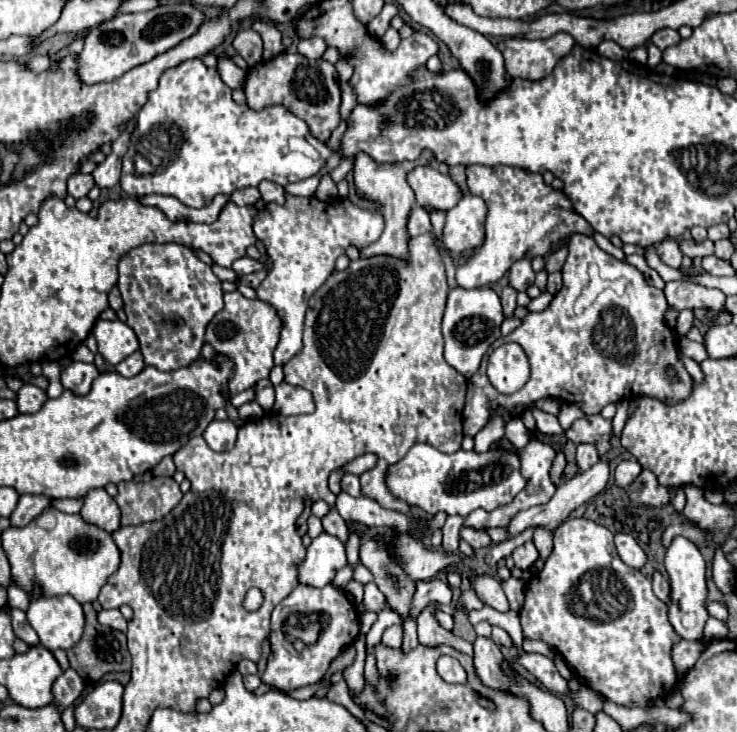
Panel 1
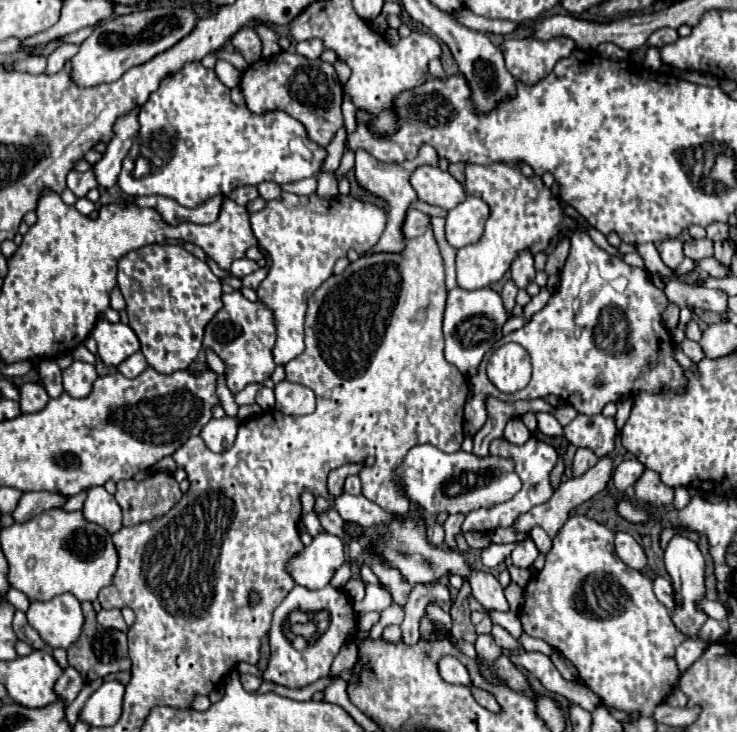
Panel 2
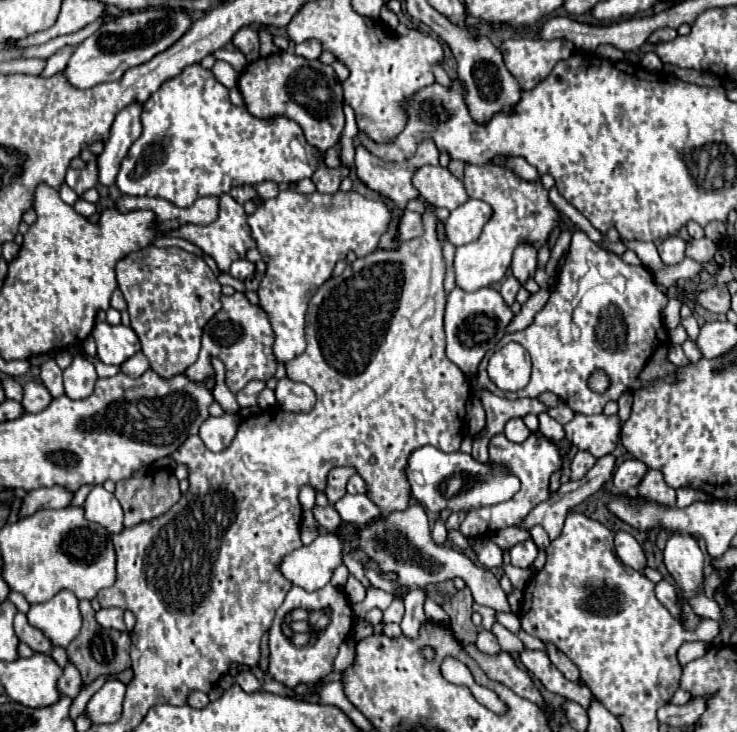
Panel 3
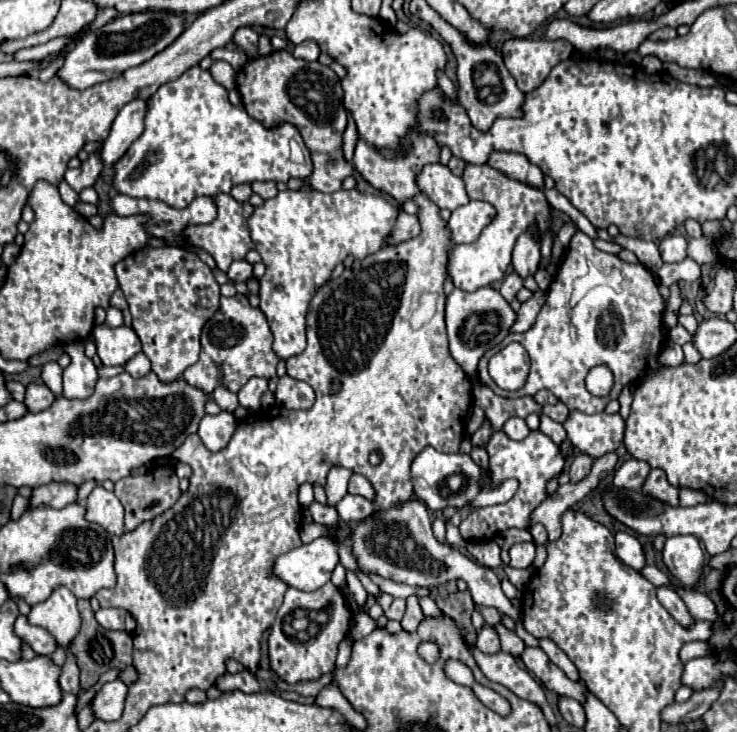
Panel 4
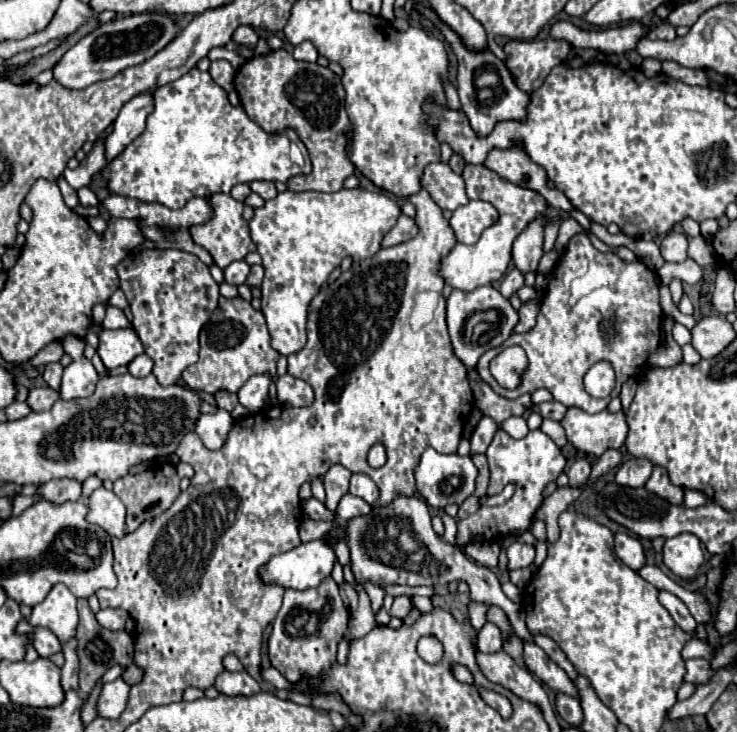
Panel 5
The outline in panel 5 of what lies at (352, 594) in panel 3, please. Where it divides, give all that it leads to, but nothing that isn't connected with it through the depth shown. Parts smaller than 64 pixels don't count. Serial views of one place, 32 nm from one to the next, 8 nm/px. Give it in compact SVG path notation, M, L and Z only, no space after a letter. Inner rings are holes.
M344 566L344 578L346 578L348 584L352 584L352 588L358 594L358 608L352 612L352 618L350 618L350 624L348 624L344 638L356 640L356 638L366 636L372 628L376 628L376 620L374 620L374 614L370 610L370 598L366 594L366 590L362 588L362 584L354 578L350 566Z

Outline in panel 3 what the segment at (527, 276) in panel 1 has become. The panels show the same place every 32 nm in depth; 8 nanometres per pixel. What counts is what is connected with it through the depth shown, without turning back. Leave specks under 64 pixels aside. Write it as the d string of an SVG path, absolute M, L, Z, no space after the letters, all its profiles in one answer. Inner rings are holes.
M530 244L518 246L512 258L512 276L520 282L520 286L524 286L528 278L534 278L534 272L536 272L536 250Z

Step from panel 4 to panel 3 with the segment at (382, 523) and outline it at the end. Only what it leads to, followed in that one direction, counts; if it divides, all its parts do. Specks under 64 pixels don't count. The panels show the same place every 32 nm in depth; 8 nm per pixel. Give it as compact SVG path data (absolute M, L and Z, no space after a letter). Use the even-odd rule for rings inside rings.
M412 504L404 512L390 512L384 520L378 520L378 522L362 528L358 532L358 544L368 562L378 564L384 572L394 570L398 574L400 584L406 584L410 588L414 588L414 586L424 588L424 586L438 584L448 578L460 576L472 590L474 602L494 608L496 612L510 612L506 594L500 588L500 582L492 572L474 566L462 552L458 552L450 546L438 546L432 542L426 510L420 504ZM520 630L520 632L518 633L518 637L523 642L525 649L542 650L545 653L547 653L545 644L540 639L530 636L528 633L524 632L523 630Z

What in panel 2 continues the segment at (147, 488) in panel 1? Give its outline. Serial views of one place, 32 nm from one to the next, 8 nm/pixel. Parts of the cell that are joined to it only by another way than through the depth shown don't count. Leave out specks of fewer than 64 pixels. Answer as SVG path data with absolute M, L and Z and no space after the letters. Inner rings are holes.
M152 474L146 480L122 480L116 484L116 502L122 508L122 524L134 526L156 520L182 498L172 474Z

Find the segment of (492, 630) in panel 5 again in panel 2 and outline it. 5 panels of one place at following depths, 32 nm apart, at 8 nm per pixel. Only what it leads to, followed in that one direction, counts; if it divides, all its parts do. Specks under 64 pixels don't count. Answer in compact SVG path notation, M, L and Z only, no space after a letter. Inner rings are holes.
M478 636L476 640L476 662L478 662L478 668L480 668L480 674L484 676L484 680L488 680L490 684L500 684L500 686L506 686L504 680L498 678L496 670L494 670L494 662L502 656L502 648L492 640L492 636Z

